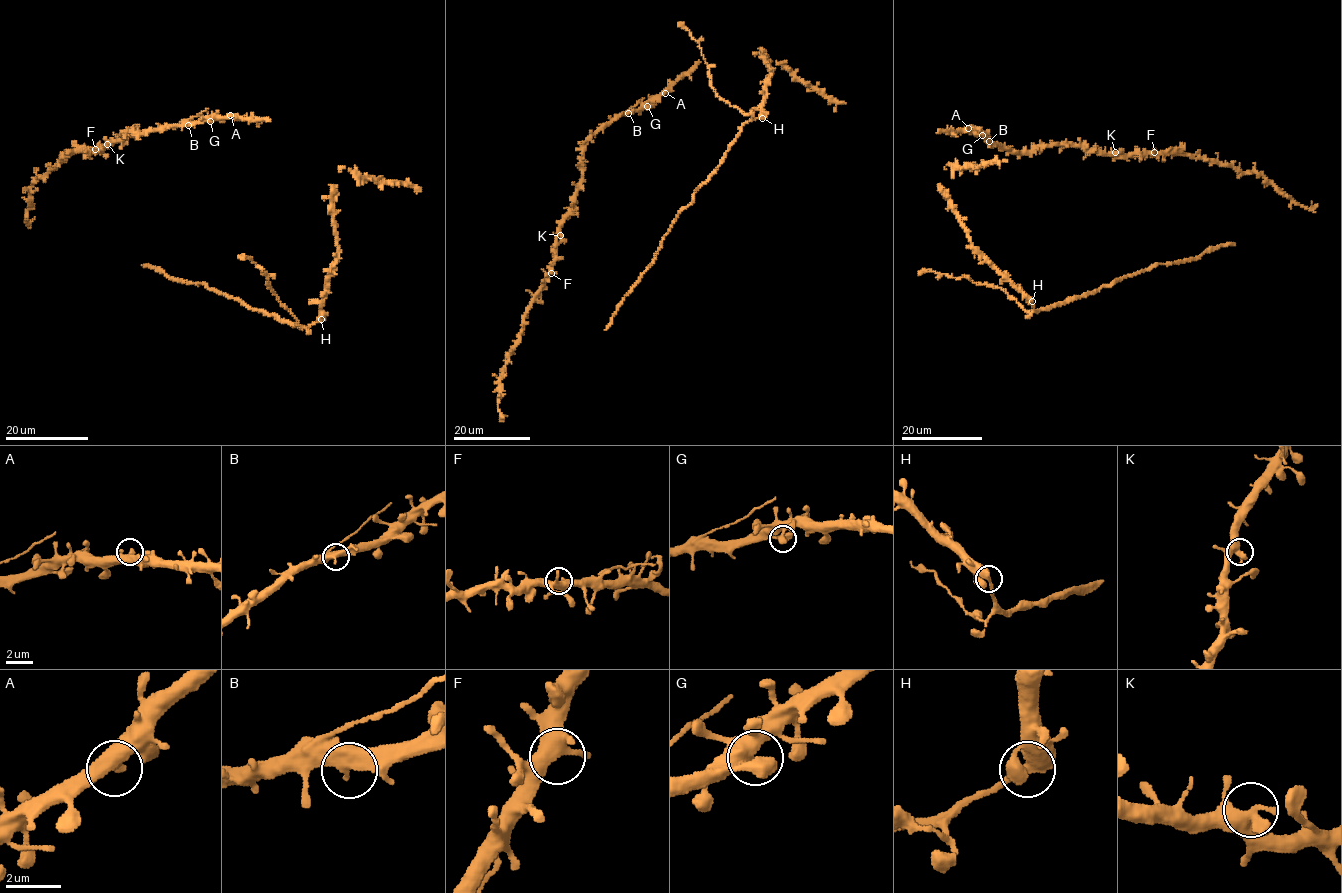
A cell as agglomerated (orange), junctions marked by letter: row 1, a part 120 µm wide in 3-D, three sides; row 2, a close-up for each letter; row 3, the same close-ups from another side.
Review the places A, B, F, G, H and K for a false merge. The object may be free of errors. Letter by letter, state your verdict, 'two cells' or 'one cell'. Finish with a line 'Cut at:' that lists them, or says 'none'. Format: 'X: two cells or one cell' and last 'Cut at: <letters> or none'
A: one cell
B: one cell
F: one cell
G: one cell
H: two cells
K: one cell
Cut at: H

